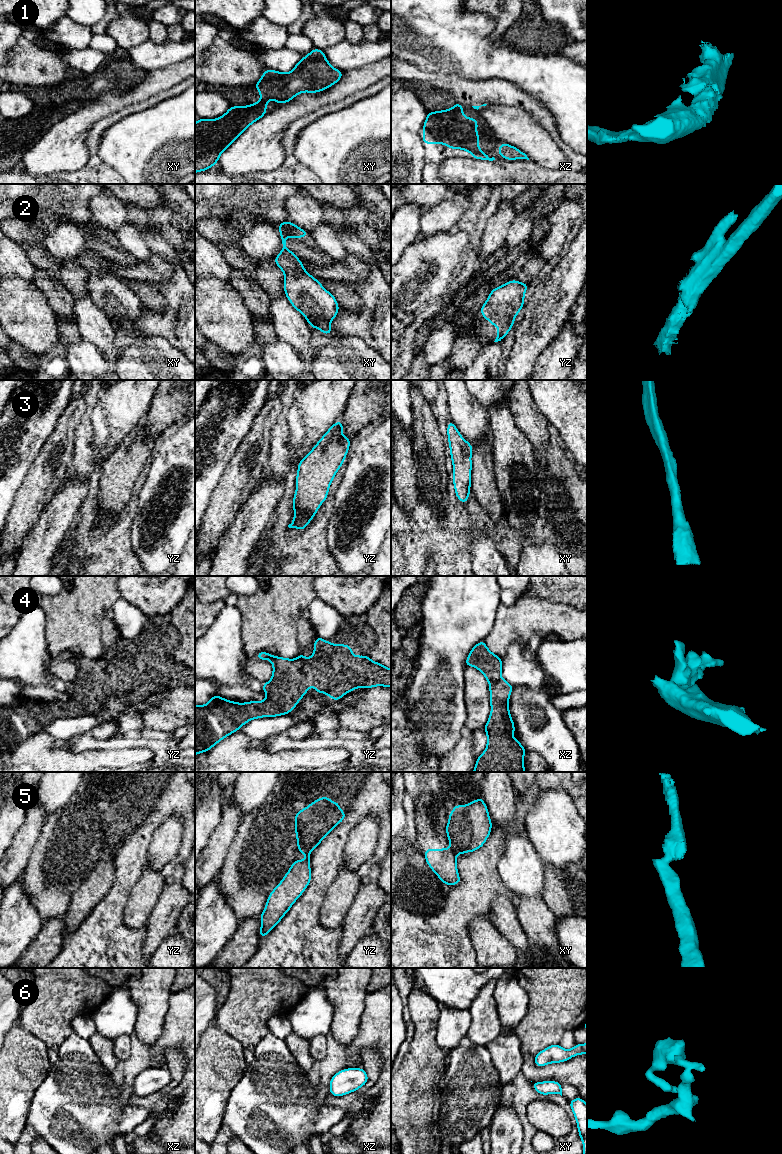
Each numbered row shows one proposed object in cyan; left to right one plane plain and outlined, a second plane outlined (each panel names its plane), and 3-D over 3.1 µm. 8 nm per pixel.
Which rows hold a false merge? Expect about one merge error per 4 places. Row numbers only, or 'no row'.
5

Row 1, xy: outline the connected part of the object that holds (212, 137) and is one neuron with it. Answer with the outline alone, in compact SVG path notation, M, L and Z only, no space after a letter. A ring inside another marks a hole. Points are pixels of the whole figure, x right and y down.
M315 48L291 72L266 69L254 84L261 94L258 102L247 106L230 106L219 118L199 118L196 121L195 173L208 170L218 163L221 153L251 124L266 114L269 100L282 105L300 93L316 93L328 89L342 76L342 71L330 65L324 51Z

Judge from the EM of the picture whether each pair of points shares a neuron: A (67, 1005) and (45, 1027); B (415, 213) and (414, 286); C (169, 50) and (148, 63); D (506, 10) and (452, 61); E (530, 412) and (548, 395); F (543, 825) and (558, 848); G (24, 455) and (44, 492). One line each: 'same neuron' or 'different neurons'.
A: same neuron
B: different neurons
C: same neuron
D: different neurons
E: different neurons
F: same neuron
G: different neurons

